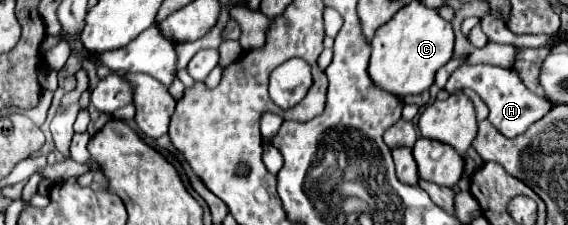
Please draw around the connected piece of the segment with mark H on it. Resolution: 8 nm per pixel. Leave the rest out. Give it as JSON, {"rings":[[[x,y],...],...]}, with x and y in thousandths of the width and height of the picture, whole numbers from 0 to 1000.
{"rings":[[[829,289],[829,298],[808,298],[798,316],[787,404],[801,413],[801,396],[833,396],[861,476],[861,538],[889,600],[889,609],[910,609],[931,573],[931,556],[945,547],[960,502],[967,502],[970,458],[945,431],[942,413],[931,413],[924,396],[924,369],[917,342],[910,342],[910,316],[903,307],[886,307],[886,298],[864,298],[864,289]]]}

